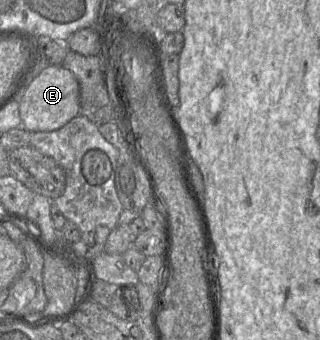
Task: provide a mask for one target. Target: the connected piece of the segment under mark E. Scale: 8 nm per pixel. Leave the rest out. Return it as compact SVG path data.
M49 65L18 98L22 127L29 132L55 131L80 114L80 89L74 74L62 65Z

